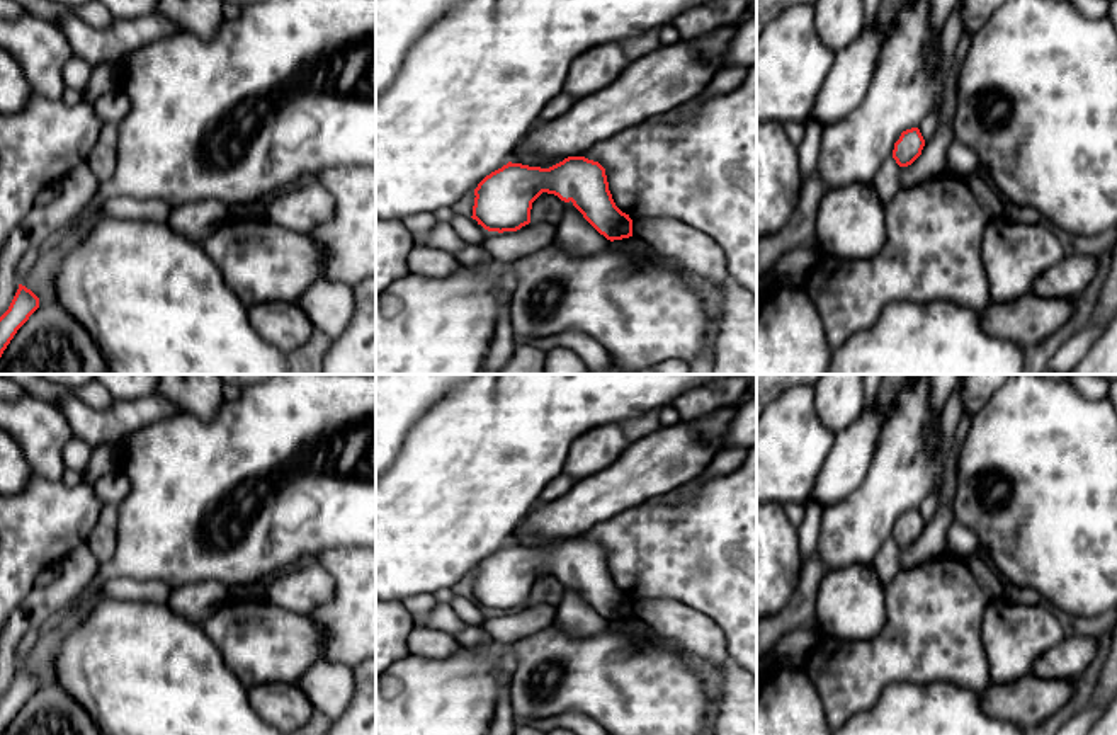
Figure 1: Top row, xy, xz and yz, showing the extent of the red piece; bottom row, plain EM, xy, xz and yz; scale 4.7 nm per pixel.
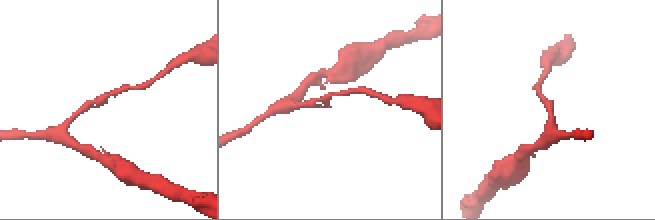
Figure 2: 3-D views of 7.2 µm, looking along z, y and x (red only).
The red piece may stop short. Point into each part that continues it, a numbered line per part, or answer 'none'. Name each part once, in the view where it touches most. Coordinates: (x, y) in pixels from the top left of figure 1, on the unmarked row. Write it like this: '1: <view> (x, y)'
none

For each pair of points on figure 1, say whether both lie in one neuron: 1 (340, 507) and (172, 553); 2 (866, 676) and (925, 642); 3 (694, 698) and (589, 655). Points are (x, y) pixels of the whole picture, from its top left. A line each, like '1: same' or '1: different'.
1: same
2: same
3: same

